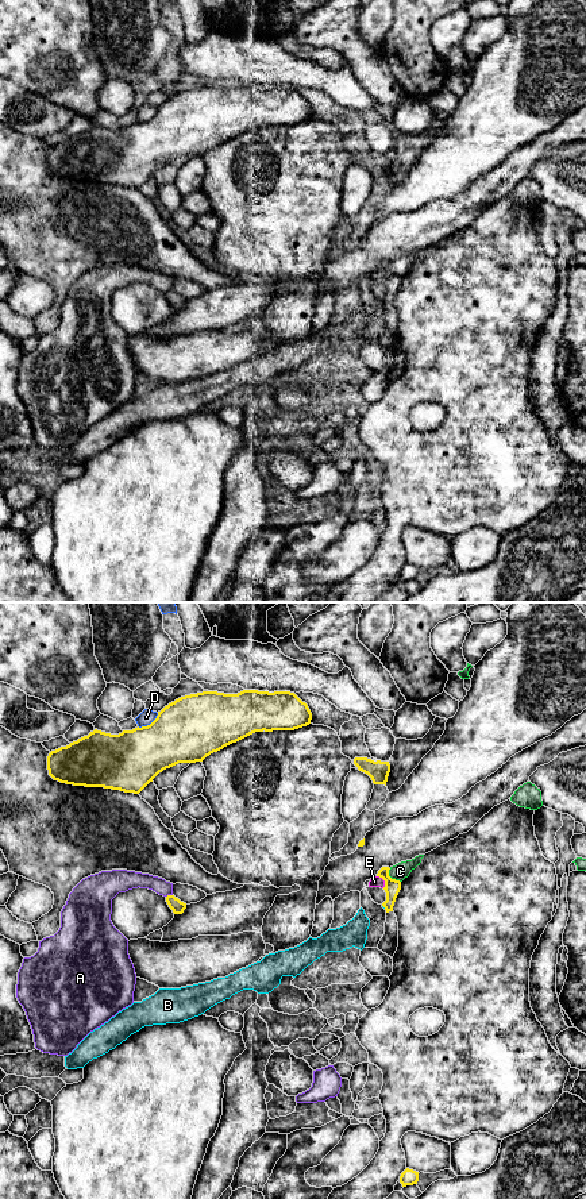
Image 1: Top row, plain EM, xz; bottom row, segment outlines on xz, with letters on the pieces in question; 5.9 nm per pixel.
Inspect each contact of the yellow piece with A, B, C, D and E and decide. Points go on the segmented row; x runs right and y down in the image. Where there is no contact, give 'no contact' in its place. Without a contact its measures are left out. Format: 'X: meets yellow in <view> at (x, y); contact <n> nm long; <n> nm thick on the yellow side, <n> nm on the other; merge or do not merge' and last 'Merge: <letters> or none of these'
A: meets yellow in xz at (169, 895); contact 40 nm long; 80 nm thick on the yellow side, 110 nm on the other; do not merge
B: meets yellow in xz at (384, 906); contact 30 nm long; 100 nm thick on the yellow side, 20 nm on the other; do not merge
C: meets yellow in xz at (390, 878); contact 110 nm long; 100 nm thick on the yellow side, 100 nm on the other; do not merge
D: meets yellow in xz at (150, 724); contact 150 nm long; 380 nm thick on the yellow side, 90 nm on the other; do not merge
E: meets yellow in xz at (384, 879); contact 90 nm long; 100 nm thick on the yellow side, 60 nm on the other; do not merge
Merge: none of these

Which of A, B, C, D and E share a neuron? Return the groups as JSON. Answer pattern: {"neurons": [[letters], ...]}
{"neurons": [["A"], ["B"], ["C", "E"], ["D"]]}

